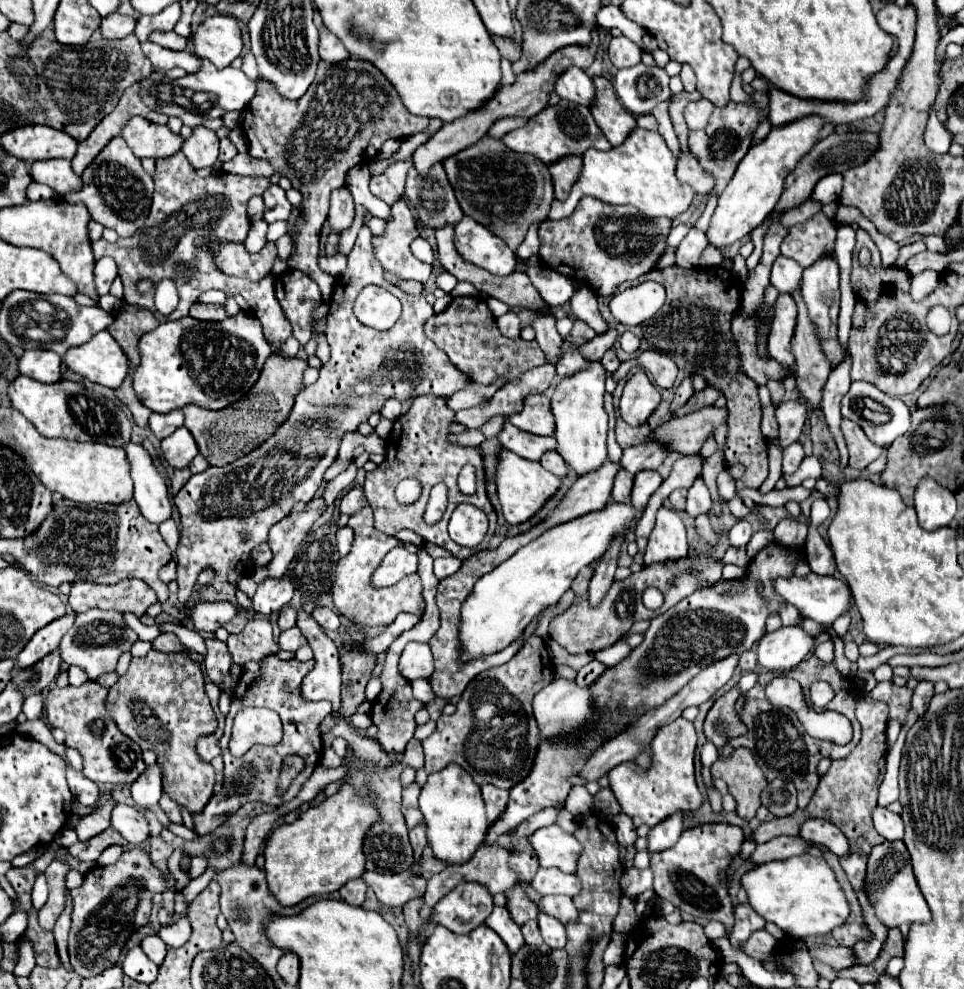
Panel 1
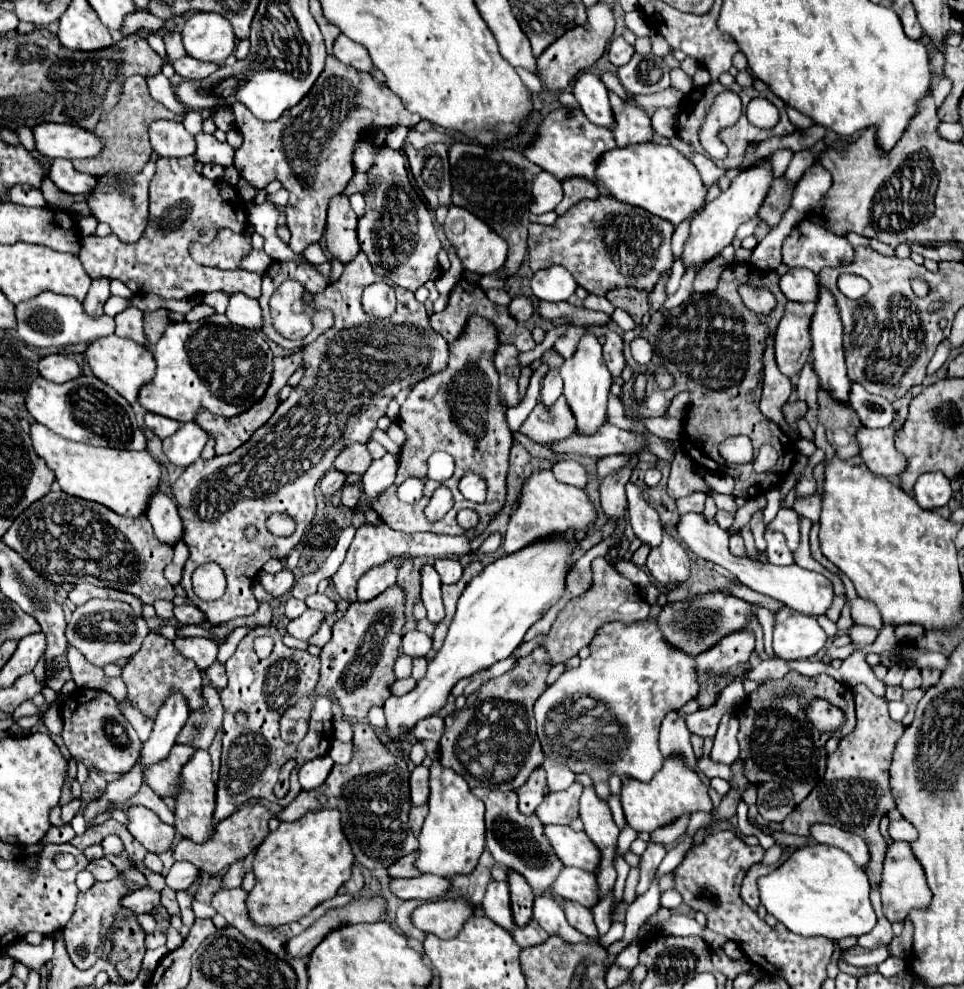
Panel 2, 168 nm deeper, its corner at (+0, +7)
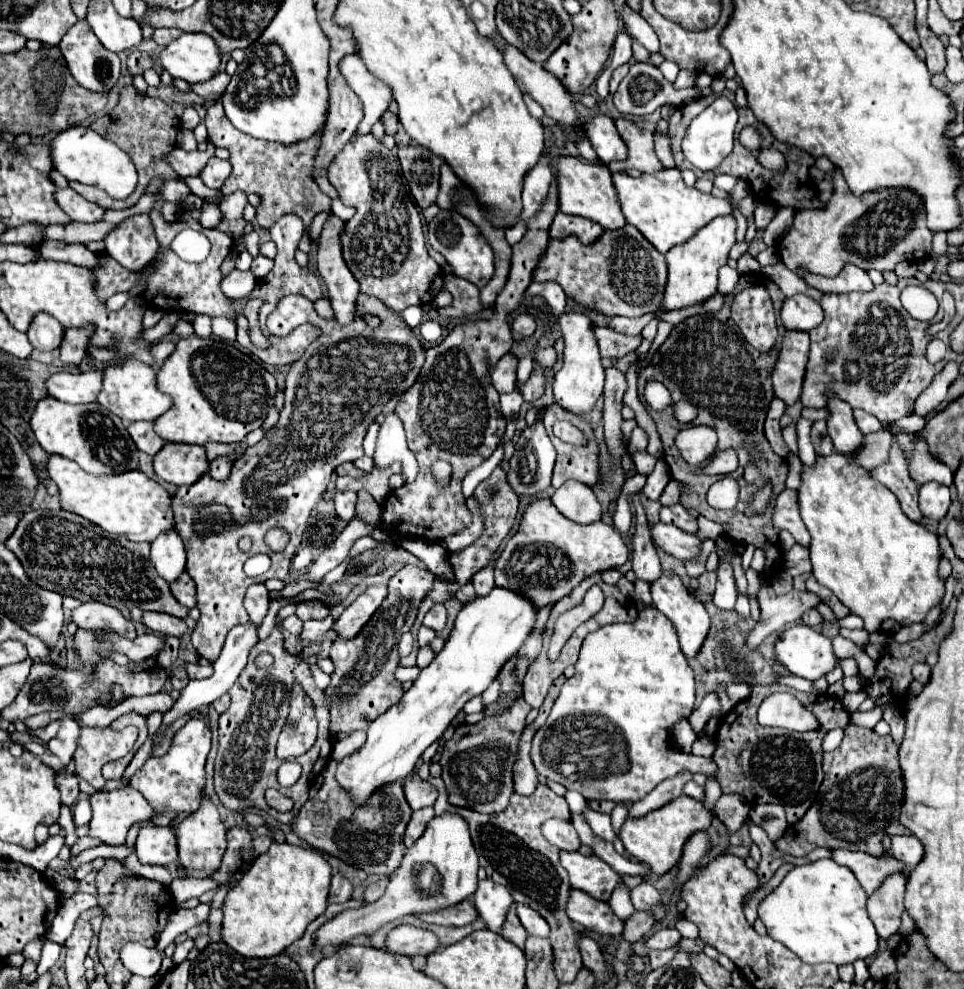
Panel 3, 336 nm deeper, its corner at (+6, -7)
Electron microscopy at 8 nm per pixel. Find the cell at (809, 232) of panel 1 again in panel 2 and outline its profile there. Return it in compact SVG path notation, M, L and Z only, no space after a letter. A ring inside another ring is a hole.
M801 220L787 240L783 240L783 264L809 268L819 274L825 266L841 266L853 260L853 246L843 238L827 232L823 224Z

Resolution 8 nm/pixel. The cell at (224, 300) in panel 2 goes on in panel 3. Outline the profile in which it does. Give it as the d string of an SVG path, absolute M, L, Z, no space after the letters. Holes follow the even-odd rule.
M197 314L195 320L193 320L193 328L195 328L195 334L197 336L211 336L211 318L209 316L203 316L203 314Z

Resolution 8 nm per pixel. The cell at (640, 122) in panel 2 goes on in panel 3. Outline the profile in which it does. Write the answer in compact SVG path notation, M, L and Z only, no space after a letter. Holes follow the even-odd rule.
M619 118L615 120L617 132L621 134L623 142L629 148L629 156L623 162L611 162L609 170L611 172L625 172L625 170L641 170L641 172L657 172L663 168L661 160L657 158L655 150L653 150L653 132L637 128L633 122Z

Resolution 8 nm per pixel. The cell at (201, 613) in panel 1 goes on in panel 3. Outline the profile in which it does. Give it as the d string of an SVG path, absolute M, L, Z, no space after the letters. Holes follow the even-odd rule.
M143 612L141 624L153 632L165 634L165 636L183 636L187 632L187 626L181 618L175 618L171 614L163 614L163 612Z

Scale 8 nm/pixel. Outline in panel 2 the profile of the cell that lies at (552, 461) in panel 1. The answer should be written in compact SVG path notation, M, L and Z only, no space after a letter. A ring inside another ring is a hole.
M559 458L551 470L559 482L565 482L565 484L571 484L577 488L583 488L587 484L587 472L583 470L583 466L579 462L575 462L571 458Z

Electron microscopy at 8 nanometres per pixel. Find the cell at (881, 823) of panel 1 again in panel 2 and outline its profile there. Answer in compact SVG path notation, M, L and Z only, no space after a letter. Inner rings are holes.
M891 820L889 822L889 836L893 840L905 840L905 842L913 842L917 838L917 830L913 828L913 824L909 824L907 820Z

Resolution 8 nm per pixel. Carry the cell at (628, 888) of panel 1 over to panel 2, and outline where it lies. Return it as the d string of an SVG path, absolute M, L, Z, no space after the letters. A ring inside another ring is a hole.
M653 840L647 842L647 850L641 854L641 862L639 862L641 880L639 880L639 886L637 886L637 896L643 894L649 888L649 882L653 880L655 870L661 864L661 860L665 858L665 854L667 854L667 850L665 850L663 844L657 844Z

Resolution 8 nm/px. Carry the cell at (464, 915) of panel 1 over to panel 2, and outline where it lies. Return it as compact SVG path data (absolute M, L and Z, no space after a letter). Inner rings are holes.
M431 900L413 912L413 924L427 934L435 934L439 938L455 938L455 934L463 928L467 918L475 914L475 910L477 908L471 908L467 900Z

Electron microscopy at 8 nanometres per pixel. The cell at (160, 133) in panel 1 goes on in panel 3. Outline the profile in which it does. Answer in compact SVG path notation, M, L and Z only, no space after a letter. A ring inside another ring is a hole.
M177 148L169 154L169 164L173 166L173 170L181 176L181 178L187 178L187 176L199 176L201 170L205 168L205 162L211 158L213 154L209 154L207 150L205 152L187 152L183 148Z

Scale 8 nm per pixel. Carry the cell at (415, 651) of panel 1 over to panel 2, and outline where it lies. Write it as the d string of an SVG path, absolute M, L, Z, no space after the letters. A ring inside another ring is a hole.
M407 632L403 636L403 654L409 658L423 658L431 650L431 638L423 632Z

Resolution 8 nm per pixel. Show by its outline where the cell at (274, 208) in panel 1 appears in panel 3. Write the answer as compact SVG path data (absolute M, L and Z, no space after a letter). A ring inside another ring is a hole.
M257 256L255 260L253 260L253 264L251 264L251 272L253 272L253 276L257 278L257 280L261 280L265 274L269 274L269 270L273 268L273 262L269 260L269 258L265 258L265 256Z

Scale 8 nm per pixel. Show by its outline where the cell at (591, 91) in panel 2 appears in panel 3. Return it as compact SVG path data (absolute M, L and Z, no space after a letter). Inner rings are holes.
M597 114L589 122L585 122L585 128L587 128L587 138L589 138L591 146L595 148L597 156L603 164L627 158L627 146L621 140L621 136L617 134L615 122L611 118Z

